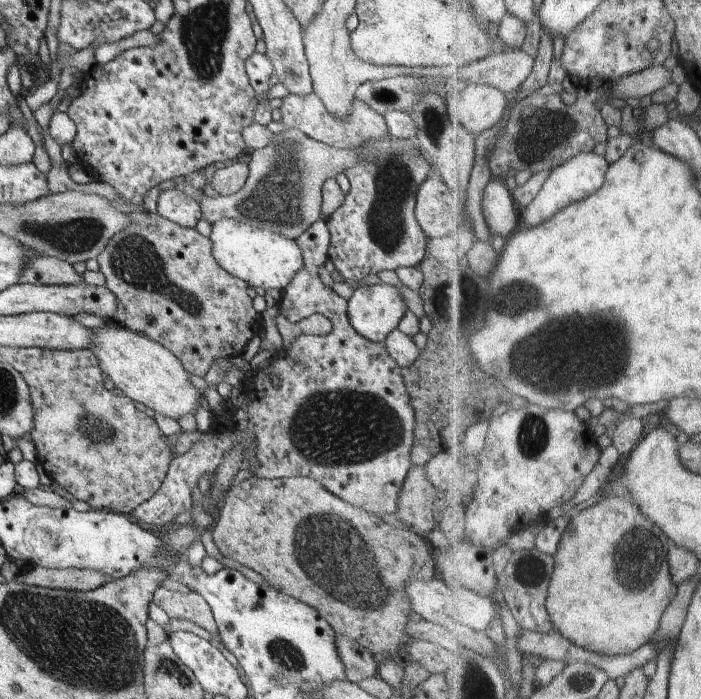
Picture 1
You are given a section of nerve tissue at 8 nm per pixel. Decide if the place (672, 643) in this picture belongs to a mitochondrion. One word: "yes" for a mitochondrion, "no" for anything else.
no

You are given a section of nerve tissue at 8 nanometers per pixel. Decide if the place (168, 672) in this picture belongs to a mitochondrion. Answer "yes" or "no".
yes

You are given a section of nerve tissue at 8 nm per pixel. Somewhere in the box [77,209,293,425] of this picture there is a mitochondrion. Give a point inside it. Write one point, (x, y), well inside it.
(135, 262)

